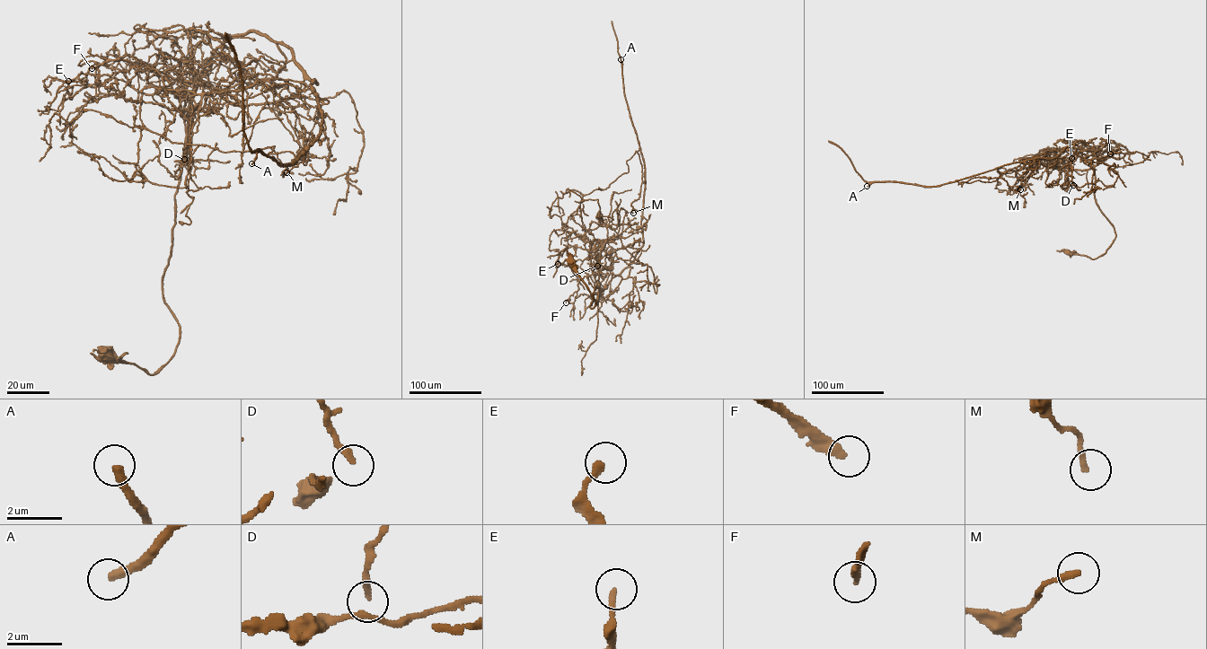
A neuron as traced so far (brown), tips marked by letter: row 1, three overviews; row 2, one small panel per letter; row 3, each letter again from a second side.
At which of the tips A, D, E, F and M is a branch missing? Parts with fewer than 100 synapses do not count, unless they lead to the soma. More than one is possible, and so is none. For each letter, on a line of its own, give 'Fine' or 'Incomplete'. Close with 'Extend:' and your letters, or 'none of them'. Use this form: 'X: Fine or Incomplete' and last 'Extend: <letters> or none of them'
A: Incomplete
D: Fine
E: Fine
F: Incomplete
M: Fine
Extend: A, F

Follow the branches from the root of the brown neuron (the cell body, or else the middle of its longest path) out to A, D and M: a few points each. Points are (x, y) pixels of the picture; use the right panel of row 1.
A: (1068, 251), (1096, 258), (1115, 235), (1094, 197), (1096, 153), (1081, 141), (1052, 159), (937, 186), (867, 186)
D: (1068, 251), (1096, 258), (1115, 235), (1096, 202), (1094, 170), (1069, 169), (1068, 179), (1073, 185)
M: (1068, 251), (1095, 258), (1115, 238), (1094, 197), (1096, 152), (1077, 141), (956, 180), (1020, 189)

